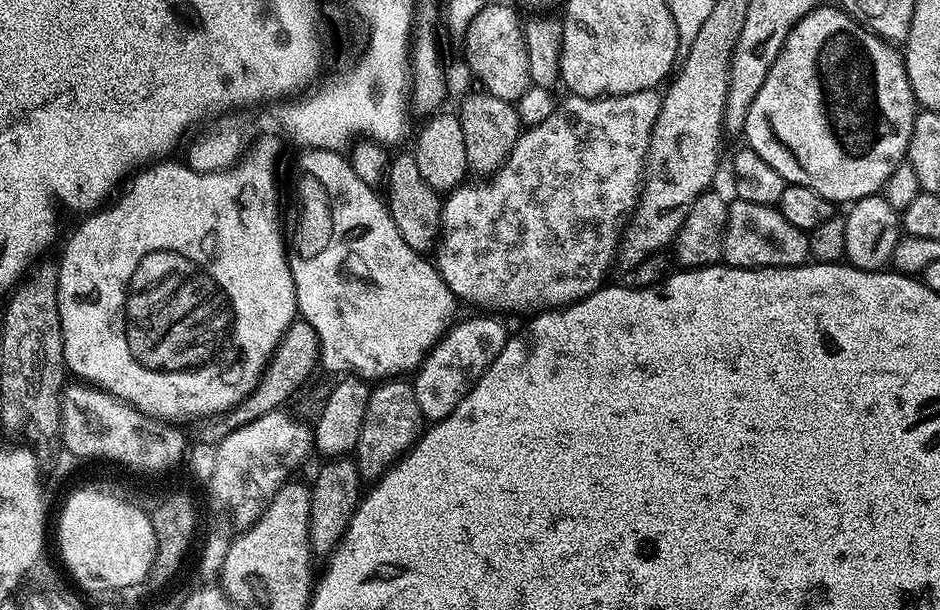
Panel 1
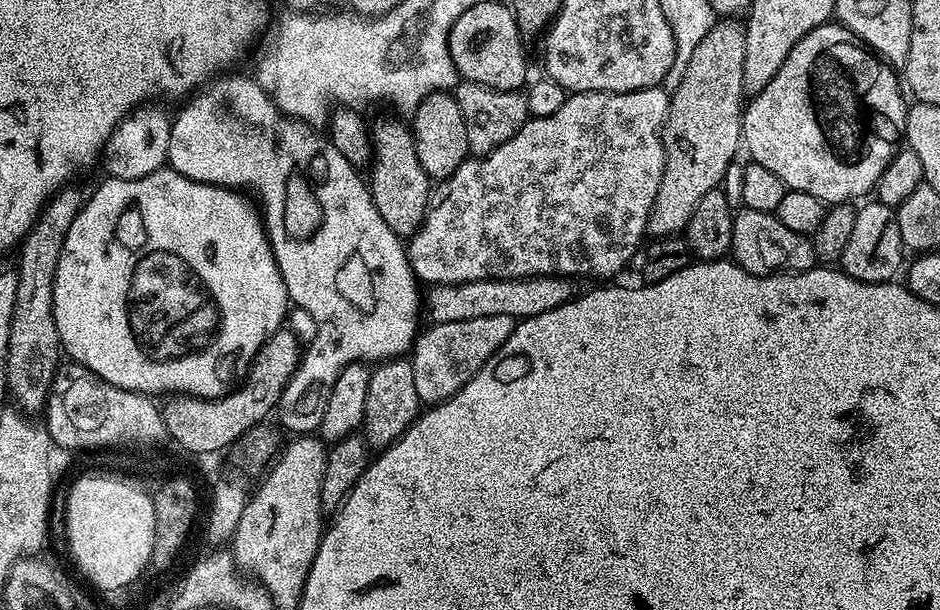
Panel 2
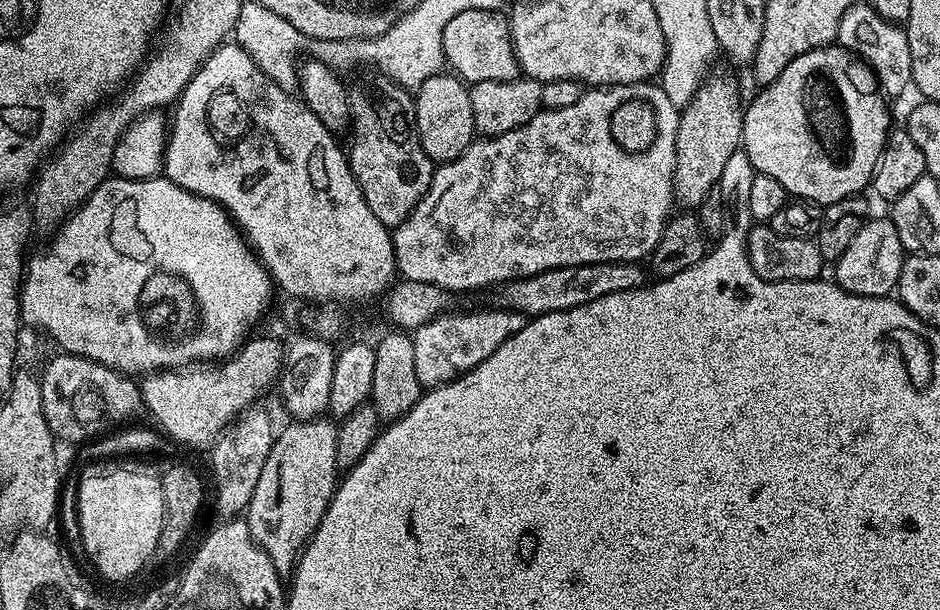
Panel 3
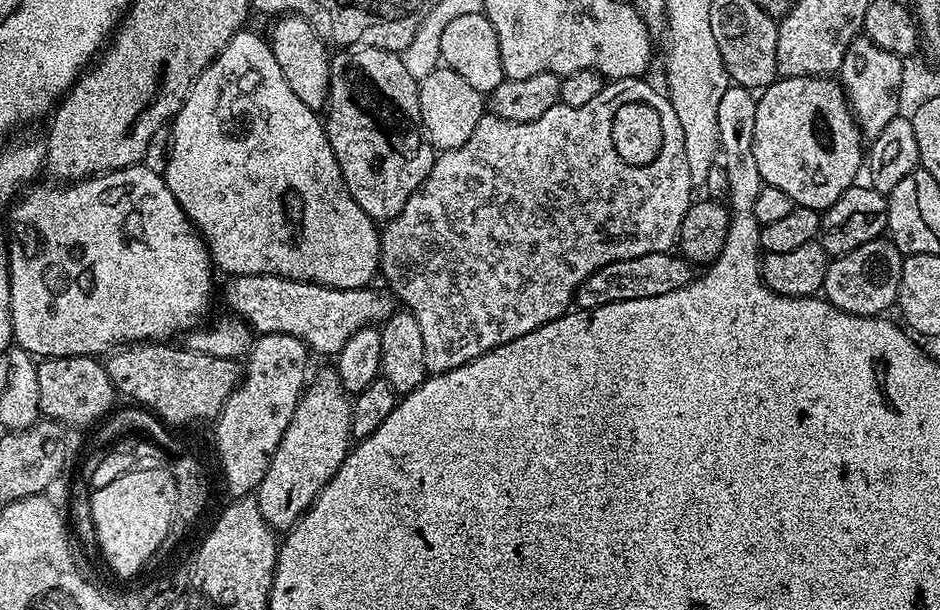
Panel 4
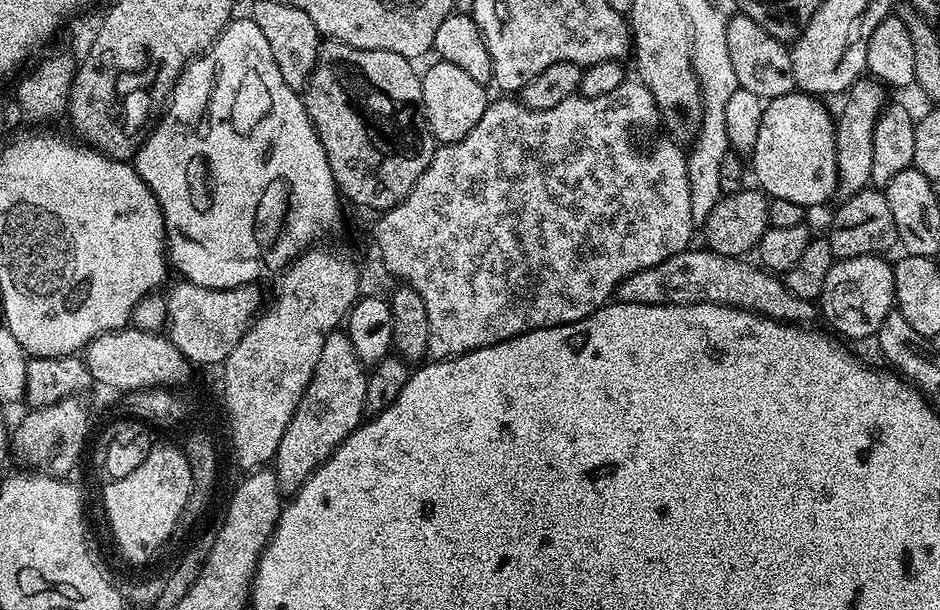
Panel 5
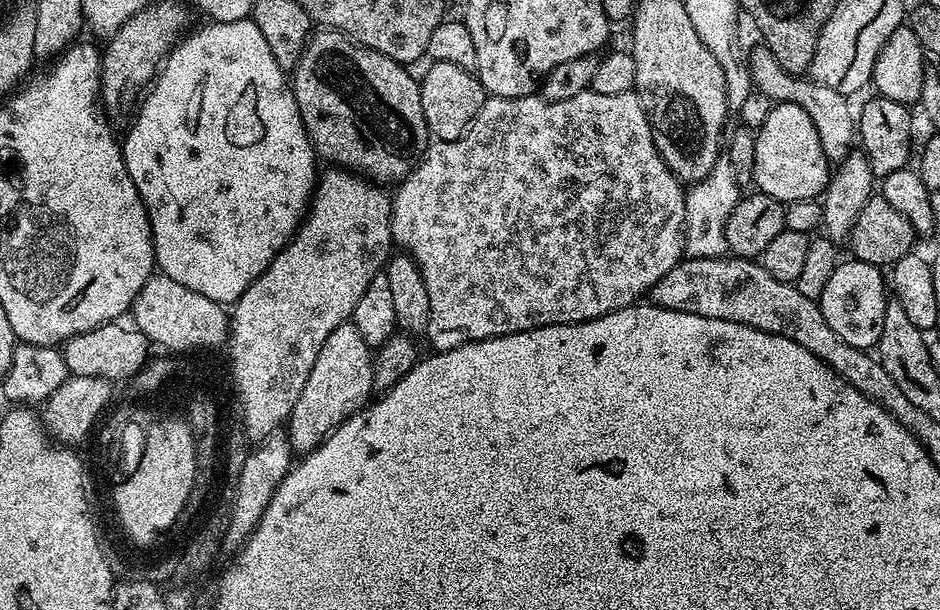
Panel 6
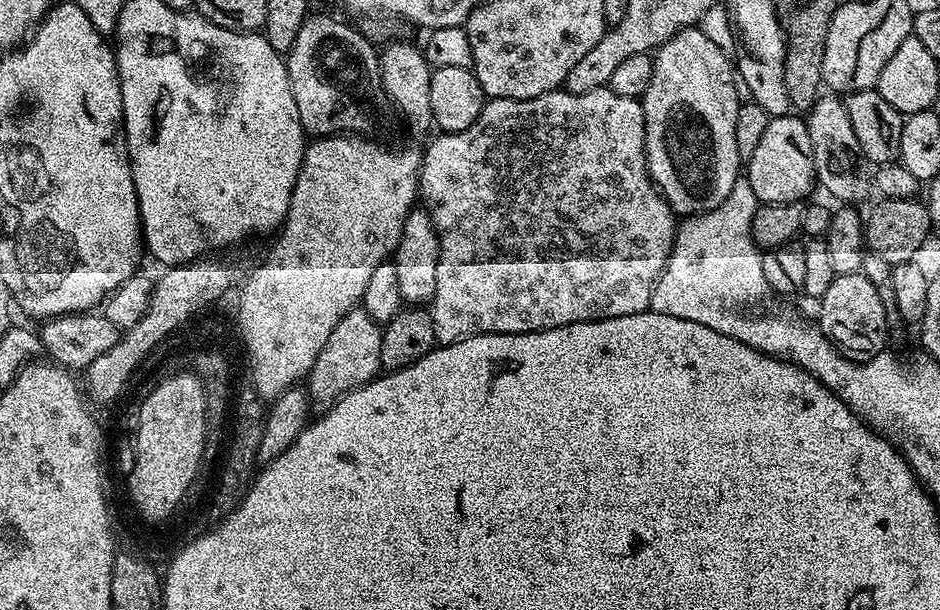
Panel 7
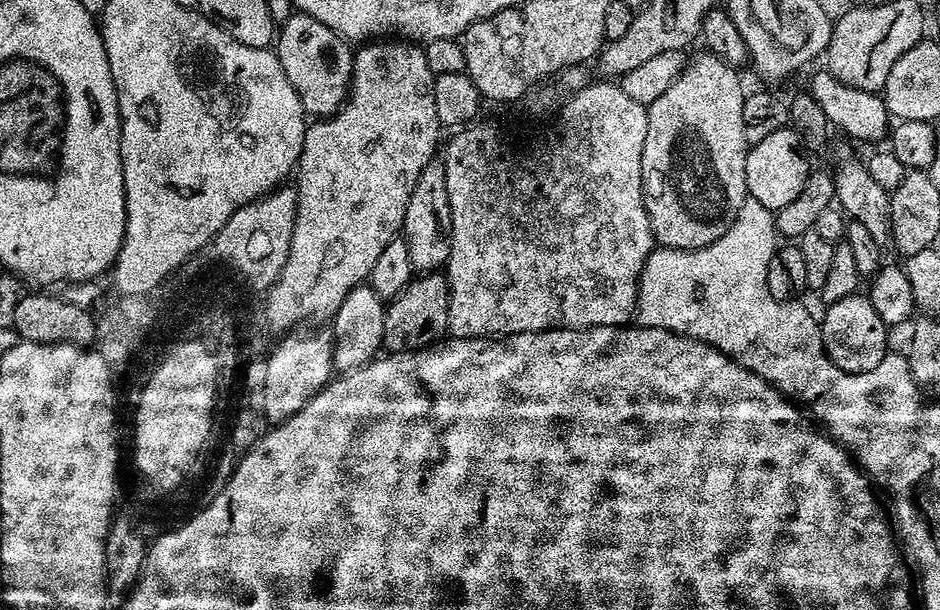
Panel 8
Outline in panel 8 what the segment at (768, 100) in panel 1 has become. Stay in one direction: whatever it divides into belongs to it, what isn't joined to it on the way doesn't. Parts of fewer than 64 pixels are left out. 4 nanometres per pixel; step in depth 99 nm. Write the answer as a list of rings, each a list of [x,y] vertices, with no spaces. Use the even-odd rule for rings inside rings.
[[[791,126],[775,129],[762,142],[751,145],[746,158],[746,186],[749,197],[773,210],[790,206],[790,202],[794,202],[794,198],[802,194],[802,186],[806,186],[808,181],[810,165],[807,155],[809,153],[800,140],[800,135]]]

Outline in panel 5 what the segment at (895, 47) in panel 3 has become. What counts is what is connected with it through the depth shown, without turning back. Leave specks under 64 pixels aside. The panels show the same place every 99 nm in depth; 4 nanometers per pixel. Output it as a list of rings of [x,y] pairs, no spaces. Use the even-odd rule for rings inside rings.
[[[861,78],[848,89],[846,99],[848,105],[841,110],[835,121],[836,125],[836,161],[838,162],[838,178],[835,195],[847,198],[858,194],[869,187],[872,175],[870,166],[874,163],[874,126],[880,113],[886,107],[884,100],[885,85],[875,78]]]

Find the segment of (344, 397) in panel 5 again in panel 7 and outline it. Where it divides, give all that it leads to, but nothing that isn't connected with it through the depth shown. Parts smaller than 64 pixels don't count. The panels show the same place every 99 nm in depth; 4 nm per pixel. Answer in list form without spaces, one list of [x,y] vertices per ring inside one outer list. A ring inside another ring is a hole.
[[[357,306],[349,310],[346,318],[342,318],[342,322],[338,322],[338,326],[334,326],[334,330],[330,330],[330,338],[326,338],[326,346],[322,346],[322,354],[318,354],[318,358],[314,362],[312,371],[306,377],[306,391],[309,401],[313,405],[324,404],[323,406],[331,406],[345,396],[347,392],[353,392],[354,389],[360,388],[364,384],[369,384],[381,375],[380,355],[382,354],[382,328],[376,323],[374,318],[370,318],[370,314],[366,314],[363,307]]]

